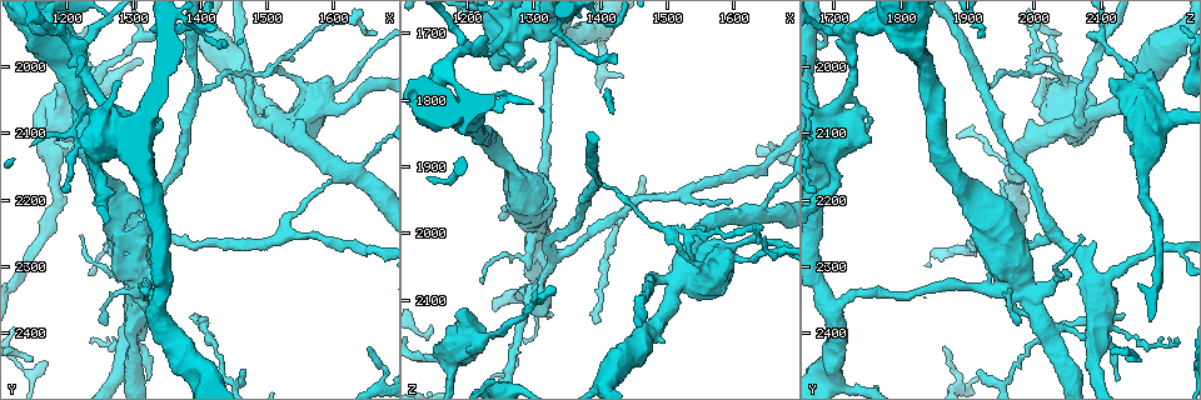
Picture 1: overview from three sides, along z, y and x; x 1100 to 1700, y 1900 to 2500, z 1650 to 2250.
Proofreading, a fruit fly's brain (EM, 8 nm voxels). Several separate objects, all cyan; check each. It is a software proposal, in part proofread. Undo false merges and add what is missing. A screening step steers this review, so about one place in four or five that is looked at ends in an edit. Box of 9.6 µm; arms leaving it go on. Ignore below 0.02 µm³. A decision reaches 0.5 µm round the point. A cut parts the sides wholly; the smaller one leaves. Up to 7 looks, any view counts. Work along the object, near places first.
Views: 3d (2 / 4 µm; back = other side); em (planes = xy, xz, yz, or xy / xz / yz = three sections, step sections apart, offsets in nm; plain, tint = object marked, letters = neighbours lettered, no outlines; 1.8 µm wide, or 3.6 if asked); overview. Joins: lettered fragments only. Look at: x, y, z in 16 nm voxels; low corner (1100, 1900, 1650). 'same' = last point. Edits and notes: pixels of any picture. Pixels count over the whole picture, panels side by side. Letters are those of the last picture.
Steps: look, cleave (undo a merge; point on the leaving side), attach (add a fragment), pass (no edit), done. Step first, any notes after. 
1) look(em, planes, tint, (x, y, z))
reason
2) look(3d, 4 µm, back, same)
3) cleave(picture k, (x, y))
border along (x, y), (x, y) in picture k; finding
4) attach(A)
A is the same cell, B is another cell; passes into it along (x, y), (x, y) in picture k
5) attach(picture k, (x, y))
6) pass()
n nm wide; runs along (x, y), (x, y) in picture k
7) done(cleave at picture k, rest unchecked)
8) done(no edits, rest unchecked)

look(em, yz, step 8, tint, (1505, 2010, 1995))
three-way junction

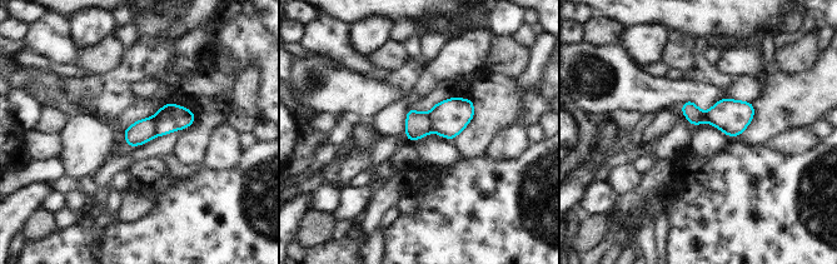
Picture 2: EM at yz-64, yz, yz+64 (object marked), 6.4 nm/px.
look(em, yz, step 8, letters, same)

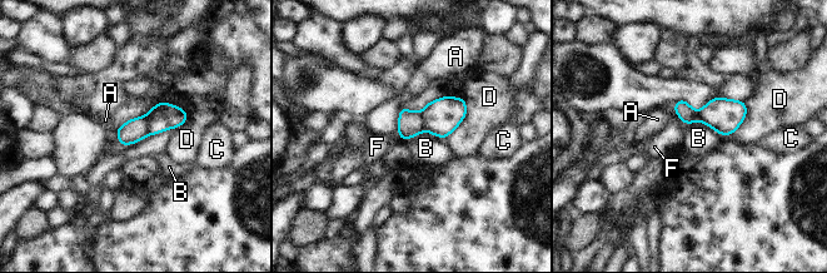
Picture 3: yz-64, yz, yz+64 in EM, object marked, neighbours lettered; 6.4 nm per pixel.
cleave(picture 3, (131, 132))
A, B, C, D and F are other cells; border along (145, 115), (149, 134) in picture 3; a second neuron is stuck on

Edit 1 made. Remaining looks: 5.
look(overview)

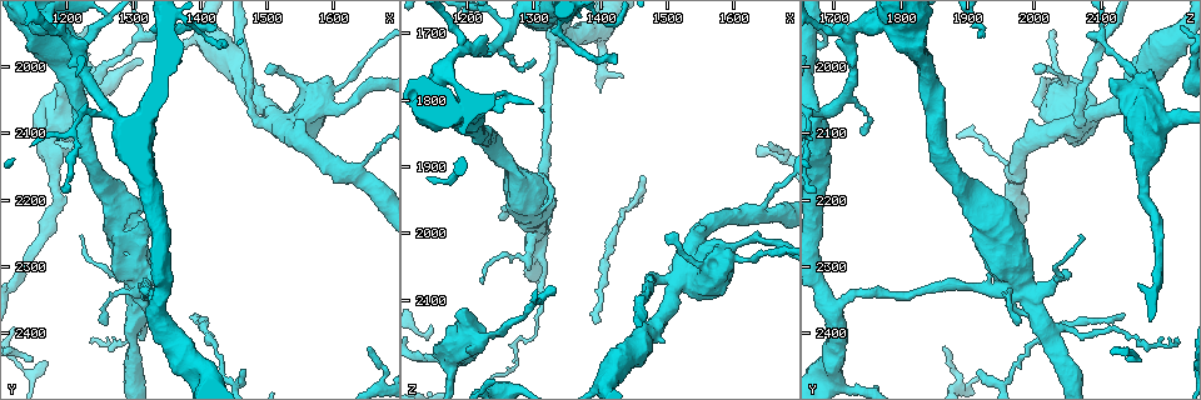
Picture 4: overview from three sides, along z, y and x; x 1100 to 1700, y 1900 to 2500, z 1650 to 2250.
look(3d, 2 µm, (1425, 1945, 1750))
thin end

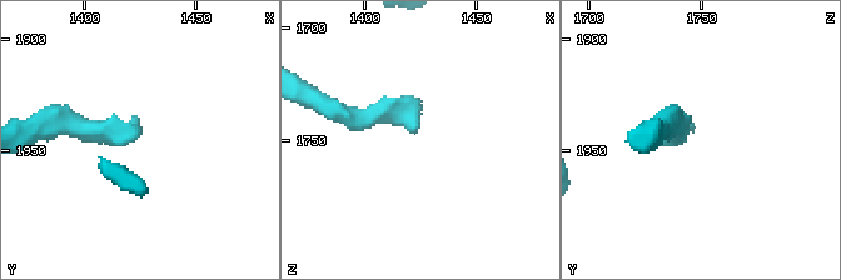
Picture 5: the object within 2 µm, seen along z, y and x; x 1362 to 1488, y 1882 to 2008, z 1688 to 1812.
look(em, 3.6 µm, xz, step 4, tint, (1423, 1940, 1747))
now the EM

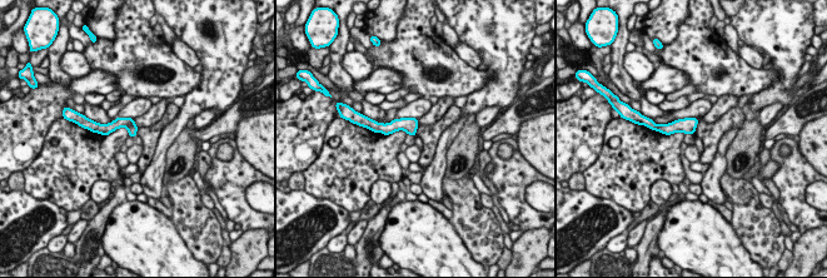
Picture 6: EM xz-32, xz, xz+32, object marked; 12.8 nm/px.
look(em, 3.6 µm, xz, step 4, letters, same)

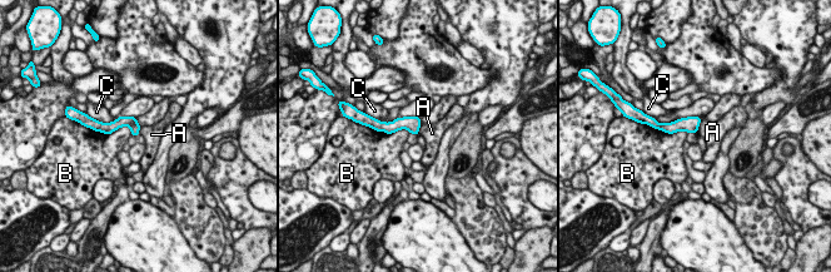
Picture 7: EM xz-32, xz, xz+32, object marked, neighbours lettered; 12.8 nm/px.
pass()
A, B and C are other cells; border along (701, 118), (696, 133) in picture 7; none of them fits

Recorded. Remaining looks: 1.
look(em, xy, step 8, letters, (1395, 2375, 2135))
thin end

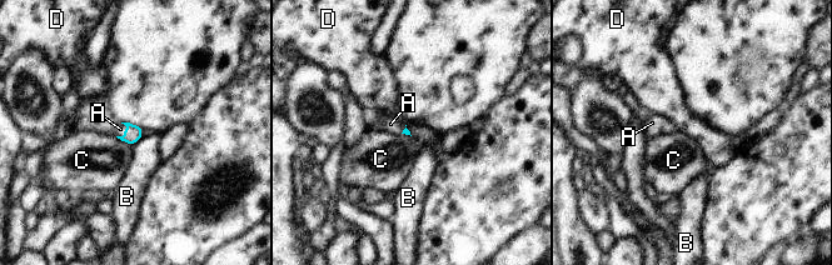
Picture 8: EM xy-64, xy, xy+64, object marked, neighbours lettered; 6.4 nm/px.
attach(A)
A is the same cell, B, C and D are other cells; passes into it along (134, 133), (125, 133), (120, 129) in picture 8; it goes on there

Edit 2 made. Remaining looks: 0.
done(cleave at picture 3, attach at picture 8, rest unchecked)

